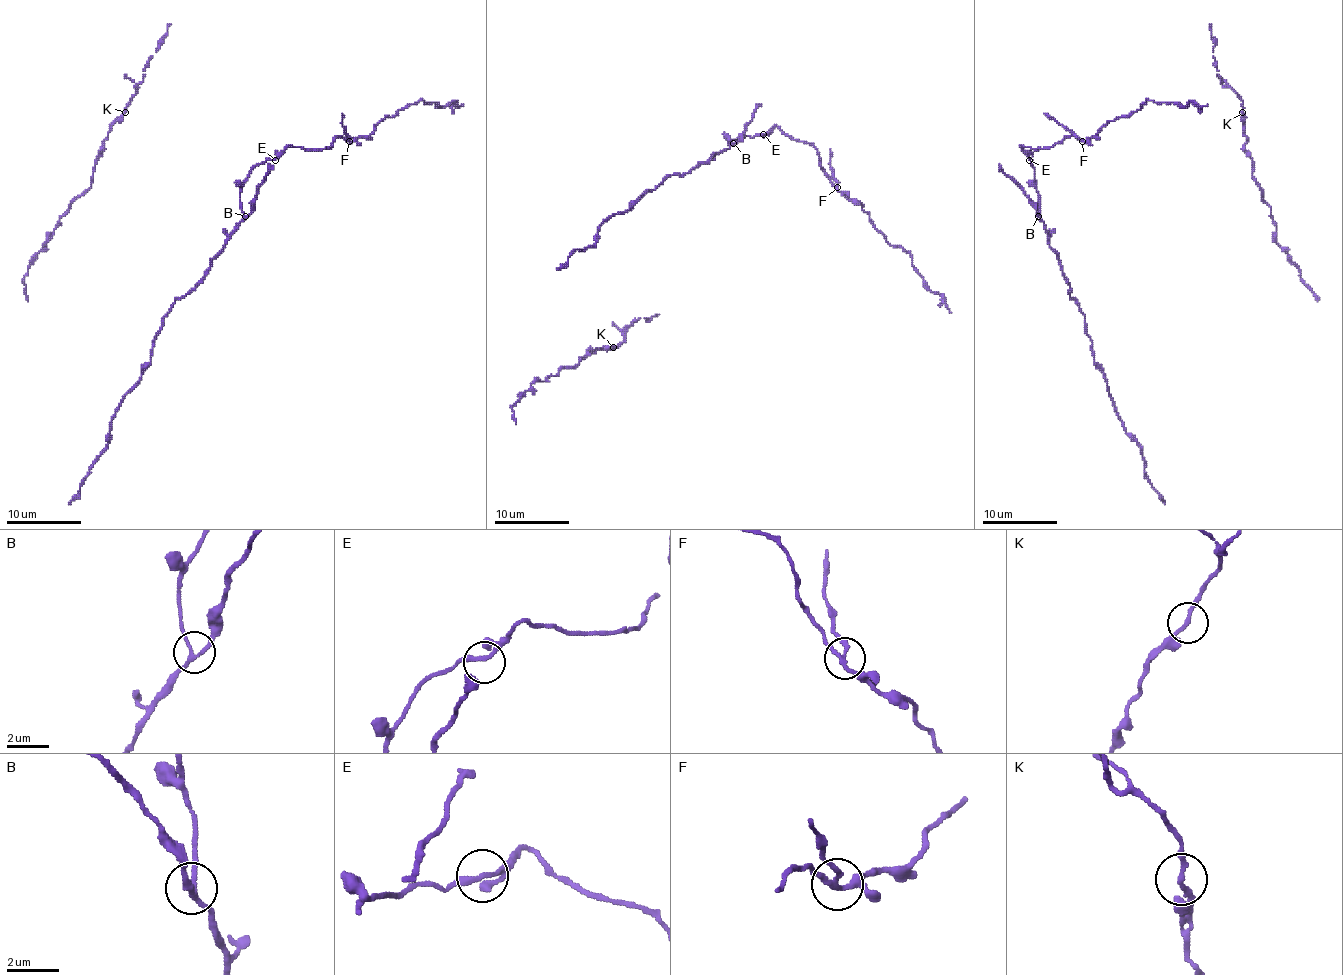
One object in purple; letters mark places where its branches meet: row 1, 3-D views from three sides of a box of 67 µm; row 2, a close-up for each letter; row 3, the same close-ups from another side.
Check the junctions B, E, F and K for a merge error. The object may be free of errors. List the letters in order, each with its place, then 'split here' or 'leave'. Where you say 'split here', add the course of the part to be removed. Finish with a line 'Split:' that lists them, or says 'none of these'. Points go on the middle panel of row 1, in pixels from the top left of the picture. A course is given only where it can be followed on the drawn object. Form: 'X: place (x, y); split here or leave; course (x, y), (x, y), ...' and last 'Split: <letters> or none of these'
B: place (733, 143); leave
E: place (763, 134); leave
F: place (837, 187); split here; course (837, 188), (830, 165), (830, 149)
K: place (613, 347); leave
Split: F

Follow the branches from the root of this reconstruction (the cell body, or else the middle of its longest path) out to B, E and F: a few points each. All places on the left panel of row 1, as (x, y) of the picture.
B: (203, 277), (210, 260), (245, 216)
E: (203, 277), (210, 260), (225, 245), (229, 234), (243, 217), (240, 201), (243, 180), (256, 165), (275, 160)
F: (203, 277), (243, 217), (242, 184), (256, 165), (288, 147), (329, 149), (338, 136), (349, 141)

